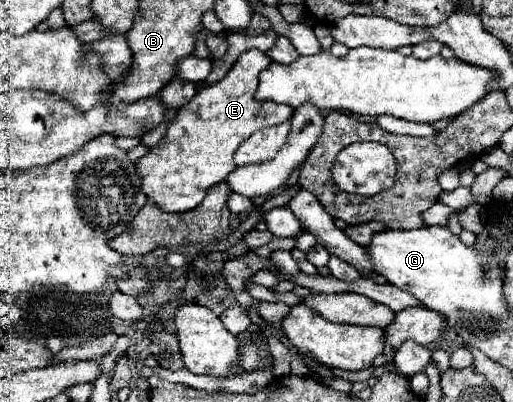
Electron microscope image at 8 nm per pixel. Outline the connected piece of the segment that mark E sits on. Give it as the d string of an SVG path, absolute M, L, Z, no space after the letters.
M249 50L237 58L233 68L227 72L227 76L211 86L201 88L171 120L163 140L149 148L149 152L137 160L137 174L141 178L141 188L147 194L147 198L157 204L165 212L185 212L193 210L201 204L205 198L205 192L209 186L217 182L225 182L225 176L235 168L233 154L239 148L241 142L245 142L253 132L267 128L267 126L277 126L287 122L293 116L293 108L287 104L277 104L277 102L255 102L255 90L257 90L257 78L263 68L269 66L269 56L257 50Z

